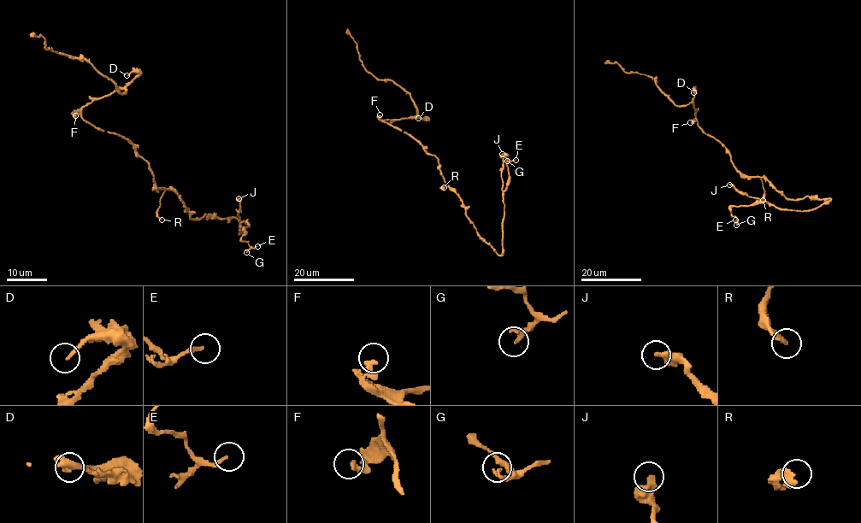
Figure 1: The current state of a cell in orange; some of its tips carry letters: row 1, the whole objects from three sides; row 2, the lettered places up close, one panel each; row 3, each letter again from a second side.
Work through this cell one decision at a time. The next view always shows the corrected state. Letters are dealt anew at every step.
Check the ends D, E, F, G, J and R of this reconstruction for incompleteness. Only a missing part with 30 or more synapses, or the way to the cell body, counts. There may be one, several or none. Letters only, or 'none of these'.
D

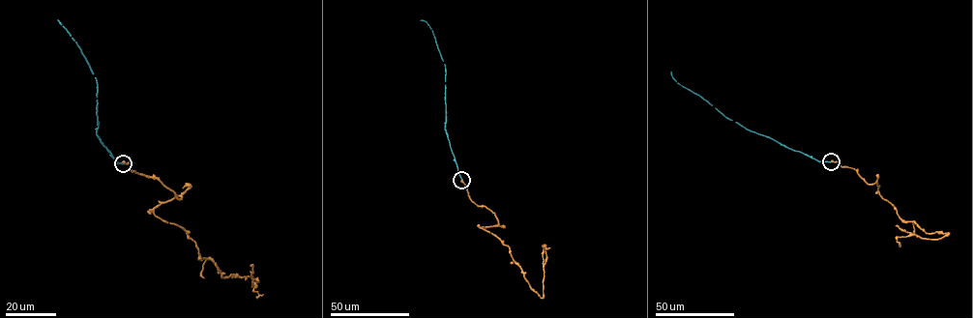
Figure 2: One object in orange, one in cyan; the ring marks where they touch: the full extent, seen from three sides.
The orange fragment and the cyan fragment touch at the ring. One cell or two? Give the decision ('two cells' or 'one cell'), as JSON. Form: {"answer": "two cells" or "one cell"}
{"answer": "one cell"}

